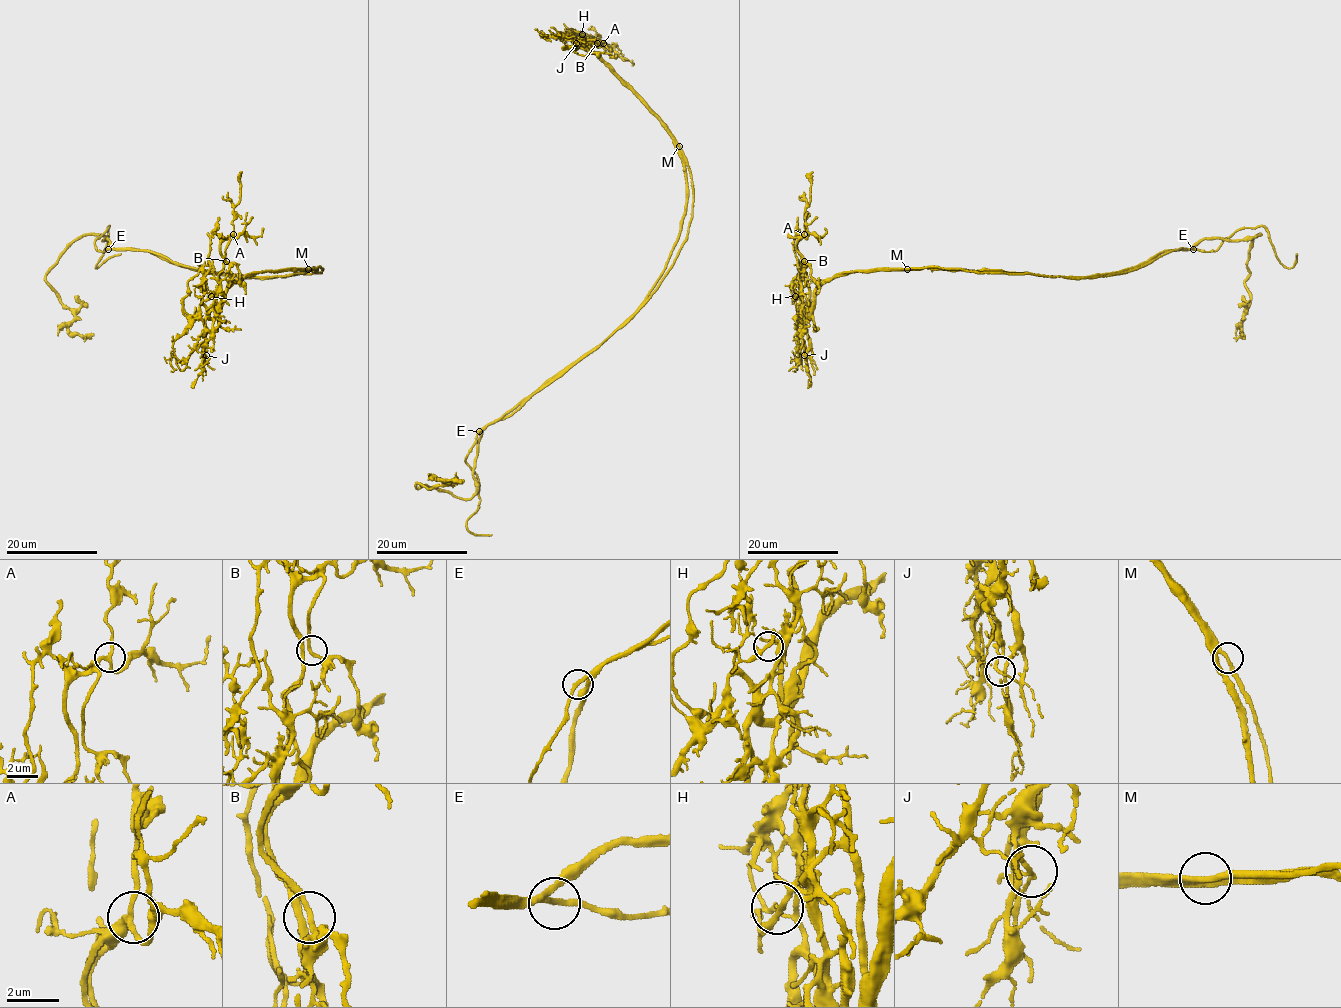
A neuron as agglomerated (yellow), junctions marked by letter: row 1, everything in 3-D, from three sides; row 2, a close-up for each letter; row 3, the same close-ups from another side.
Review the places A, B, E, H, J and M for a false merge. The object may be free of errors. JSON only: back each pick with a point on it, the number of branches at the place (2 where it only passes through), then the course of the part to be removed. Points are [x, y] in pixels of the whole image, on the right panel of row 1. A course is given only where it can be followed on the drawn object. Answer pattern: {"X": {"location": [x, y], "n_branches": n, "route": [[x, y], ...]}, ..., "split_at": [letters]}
{"J": {"location": [804, 355], "n_branches": 3, "route": [[804, 356], [802, 329], [806, 321], [810, 292], [796, 242], [804, 233], [804, 209], [809, 205], [812, 172]]}, "split_at": ["J"]}

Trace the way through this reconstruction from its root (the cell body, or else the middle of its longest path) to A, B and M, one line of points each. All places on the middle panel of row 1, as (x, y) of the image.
A: (646, 298), (679, 234), (686, 205), (685, 156), (662, 120), (597, 53), (586, 48), (597, 35), (603, 43)
B: (646, 298), (663, 271), (679, 234), (686, 205), (685, 156), (662, 120), (597, 53), (586, 48), (597, 43)
M: (646, 298), (664, 269), (685, 211), (685, 156), (679, 146)

